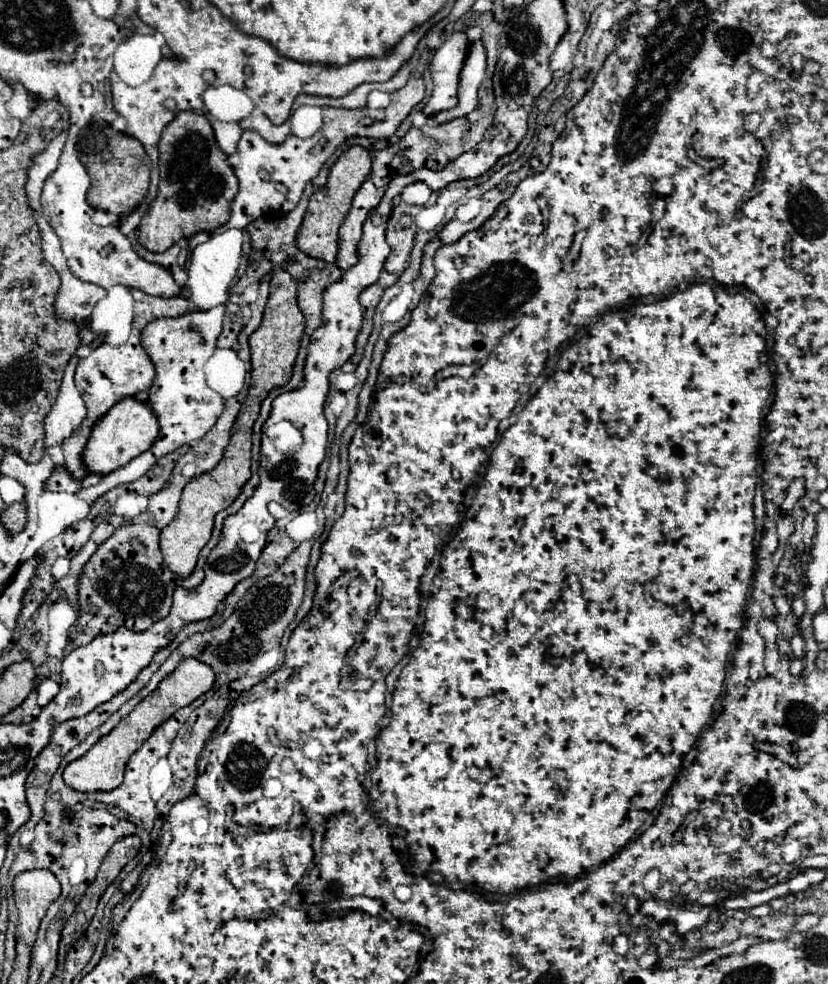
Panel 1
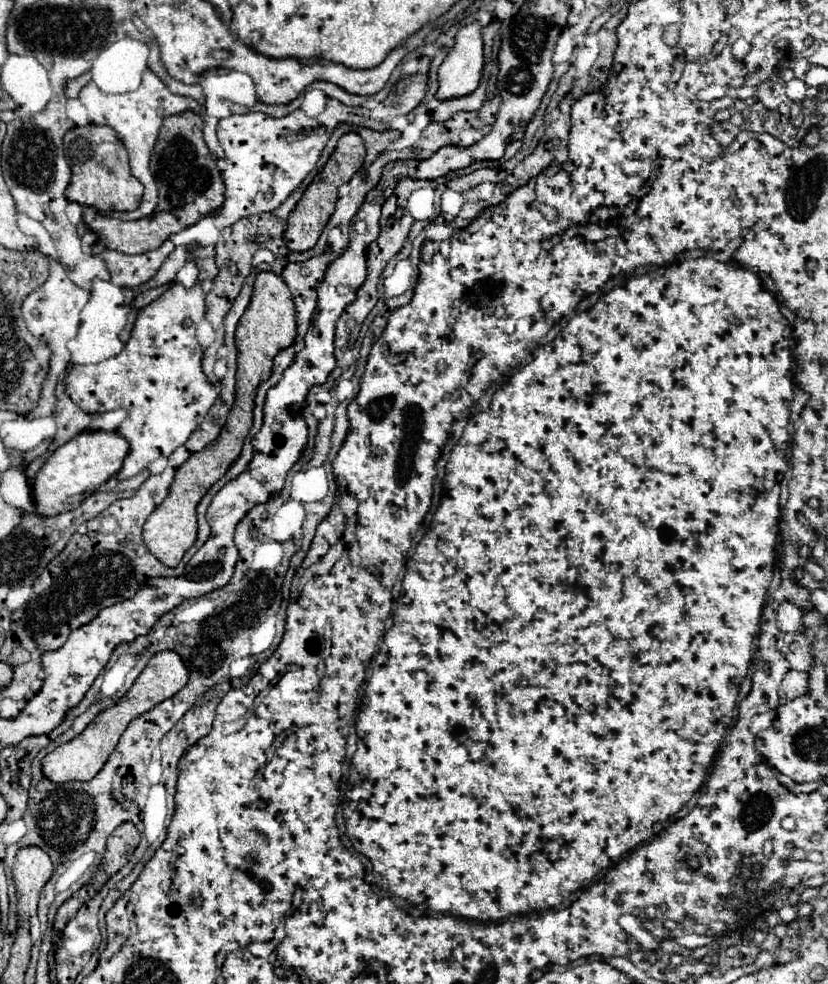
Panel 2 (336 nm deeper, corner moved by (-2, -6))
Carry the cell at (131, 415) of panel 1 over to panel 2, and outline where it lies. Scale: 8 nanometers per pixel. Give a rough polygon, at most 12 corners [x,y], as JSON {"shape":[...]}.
{"shape":[[117,431],[61,445],[33,485],[39,515],[71,511],[129,453]]}

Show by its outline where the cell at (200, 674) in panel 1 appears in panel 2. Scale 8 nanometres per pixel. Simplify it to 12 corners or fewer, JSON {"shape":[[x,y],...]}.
{"shape":[[175,651],[147,663],[127,695],[43,759],[53,783],[91,781],[127,725],[183,689]]}

